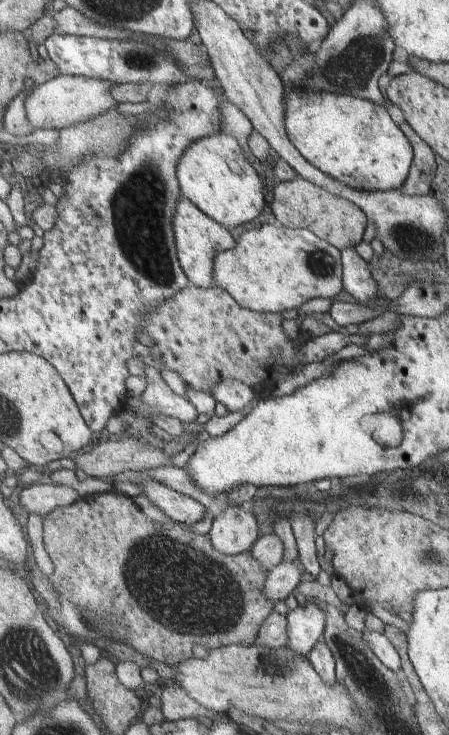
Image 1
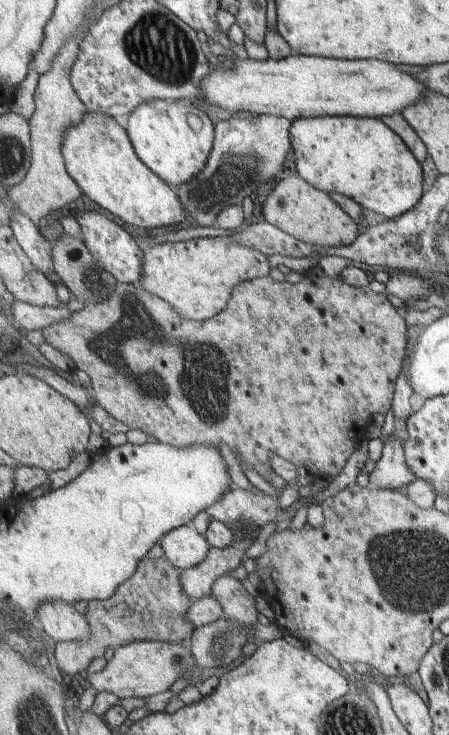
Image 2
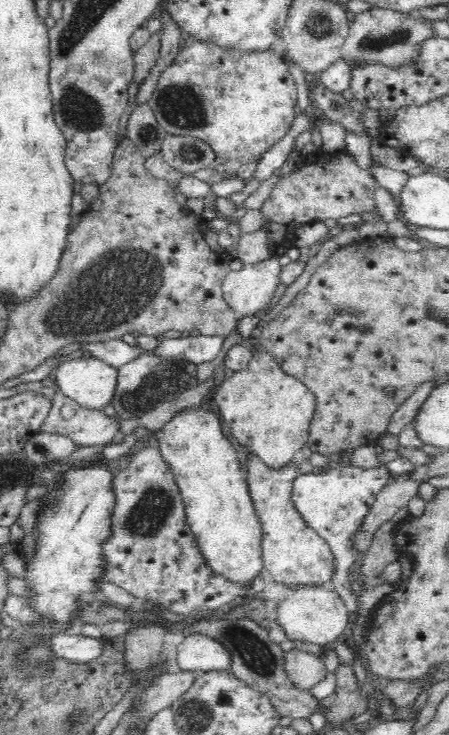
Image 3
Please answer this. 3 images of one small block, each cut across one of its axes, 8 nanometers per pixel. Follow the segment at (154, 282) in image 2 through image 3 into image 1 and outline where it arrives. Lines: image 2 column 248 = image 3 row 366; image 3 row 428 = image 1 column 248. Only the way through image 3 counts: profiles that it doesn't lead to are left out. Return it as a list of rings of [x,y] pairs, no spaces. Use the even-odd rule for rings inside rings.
[[[264,224],[259,228],[253,227],[252,230],[247,230],[241,233],[237,242],[238,245],[233,250],[226,250],[218,254],[215,259],[214,275],[218,286],[223,287],[227,292],[230,292],[231,296],[233,296],[241,306],[244,306],[247,309],[260,313],[281,313],[285,312],[285,310],[291,310],[291,308],[299,309],[299,306],[303,306],[305,302],[309,302],[309,300],[313,300],[313,298],[329,298],[330,300],[333,300],[337,298],[337,294],[339,294],[341,290],[344,290],[344,264],[342,261],[342,252],[329,241],[323,240],[312,230],[305,228],[296,229],[295,227],[289,226],[286,227],[283,224],[281,226],[277,226],[277,224]]]

